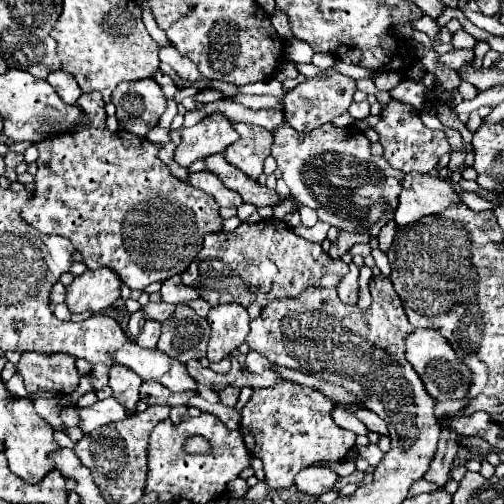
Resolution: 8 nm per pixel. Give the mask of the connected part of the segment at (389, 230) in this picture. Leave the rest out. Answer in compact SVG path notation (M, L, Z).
M394 220L389 221L380 231L377 239L379 241L379 246L381 250L387 254L388 250L391 248L394 240L394 235L396 235L396 223Z

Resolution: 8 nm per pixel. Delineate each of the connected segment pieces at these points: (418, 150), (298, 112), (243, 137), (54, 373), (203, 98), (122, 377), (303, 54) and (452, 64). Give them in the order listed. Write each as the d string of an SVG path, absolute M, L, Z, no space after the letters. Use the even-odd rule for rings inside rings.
M392 101L388 107L382 109L382 121L376 127L376 133L380 135L380 143L384 147L384 159L394 169L404 173L410 173L410 171L430 173L432 169L438 167L440 157L444 153L450 153L450 145L444 131L428 129L418 117L412 117L410 107L400 101Z
M328 69L328 77L324 79L306 79L302 85L294 87L288 95L286 95L286 103L284 103L284 115L286 121L304 133L310 133L312 129L324 125L326 121L332 121L334 117L338 117L340 113L346 113L348 107L352 105L352 95L356 91L354 79L336 73L334 69Z
M234 123L234 127L236 131L240 131L240 139L224 151L224 157L230 165L238 167L248 177L258 179L264 159L270 155L272 133L264 127L248 123Z
M26 353L20 357L16 369L22 375L28 393L60 393L62 397L68 397L80 383L76 357L66 353Z
M202 89L194 95L194 101L200 103L200 105L206 105L206 103L212 103L225 97L232 97L232 95L225 94L216 89Z
M112 365L108 385L114 391L114 399L118 399L134 415L136 403L138 403L138 391L140 391L140 385L142 385L140 375L122 367L122 365Z
M296 38L289 40L285 46L285 53L297 63L310 64L313 57L311 46Z
M448 51L448 53L444 53L444 55L438 57L438 63L440 65L446 65L450 69L458 69L466 61L472 61L472 59L474 59L474 53L472 51Z

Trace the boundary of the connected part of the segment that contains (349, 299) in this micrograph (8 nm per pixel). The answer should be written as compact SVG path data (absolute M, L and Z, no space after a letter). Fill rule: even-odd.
M346 275L346 279L338 285L338 297L346 305L356 305L356 301L358 301L358 283L356 283L356 279L348 279L348 275Z

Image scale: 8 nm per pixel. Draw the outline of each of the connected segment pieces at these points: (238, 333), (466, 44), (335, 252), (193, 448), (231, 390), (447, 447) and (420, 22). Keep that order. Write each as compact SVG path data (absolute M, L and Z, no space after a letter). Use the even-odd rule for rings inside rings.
M238 303L212 307L208 313L208 321L212 327L208 343L208 361L212 363L222 361L232 351L236 351L250 333L248 311Z
M456 31L456 33L452 33L450 45L452 45L454 49L474 49L476 39L474 39L472 35L468 35L466 31Z
M342 231L338 235L338 239L336 239L336 249L330 249L328 255L330 257L342 257L352 245L356 245L356 243L368 243L368 241L370 241L370 237L366 237L366 235L350 235L350 233Z
M194 435L194 437L186 439L186 443L184 443L184 451L186 451L186 453L210 455L210 453L212 453L212 445L210 445L202 435Z
M226 385L222 391L220 391L220 401L228 407L234 407L238 403L238 395L240 395L240 389L238 387L232 387L232 385Z
M442 427L442 439L438 443L436 455L434 455L432 463L430 463L430 469L426 471L424 479L436 483L438 487L444 487L446 481L448 481L448 473L450 473L452 461L454 461L456 453L458 453L458 447L460 447L458 445L458 437L450 429Z
M424 15L420 19L410 22L410 24L414 29L425 32L431 41L432 47L436 47L438 44L438 42L436 42L436 34L439 32L440 28L435 19Z

